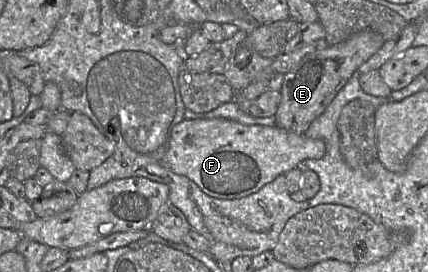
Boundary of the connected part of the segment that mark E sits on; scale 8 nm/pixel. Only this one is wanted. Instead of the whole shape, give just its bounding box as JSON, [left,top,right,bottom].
[274,30,385,135]

